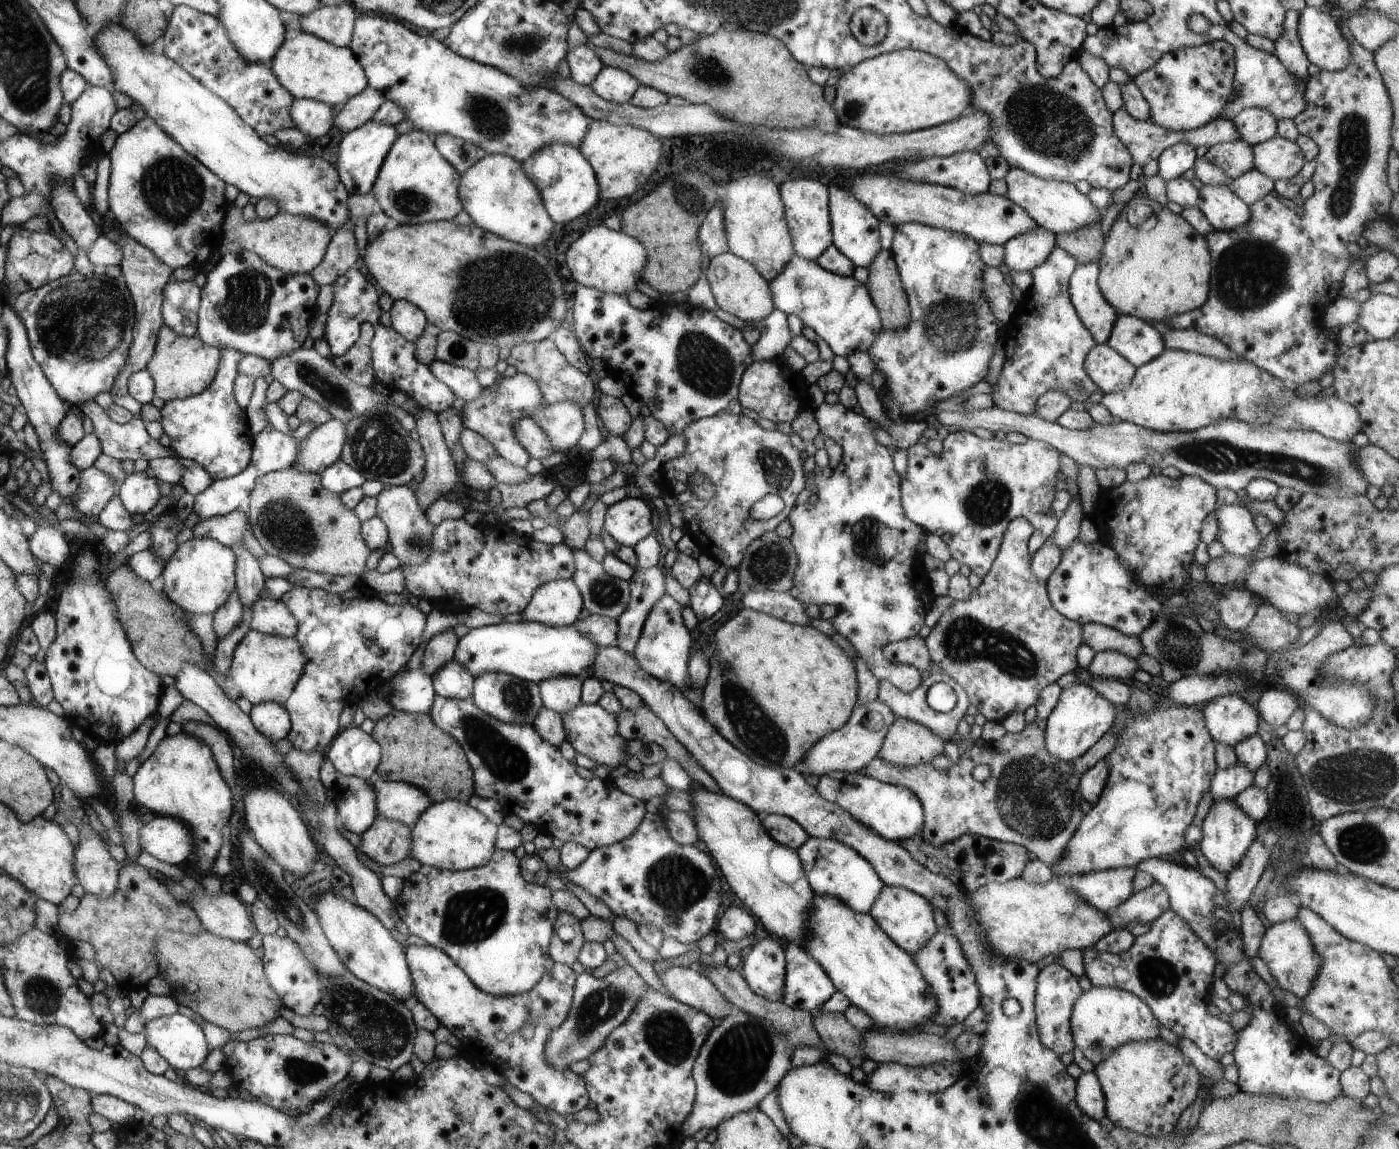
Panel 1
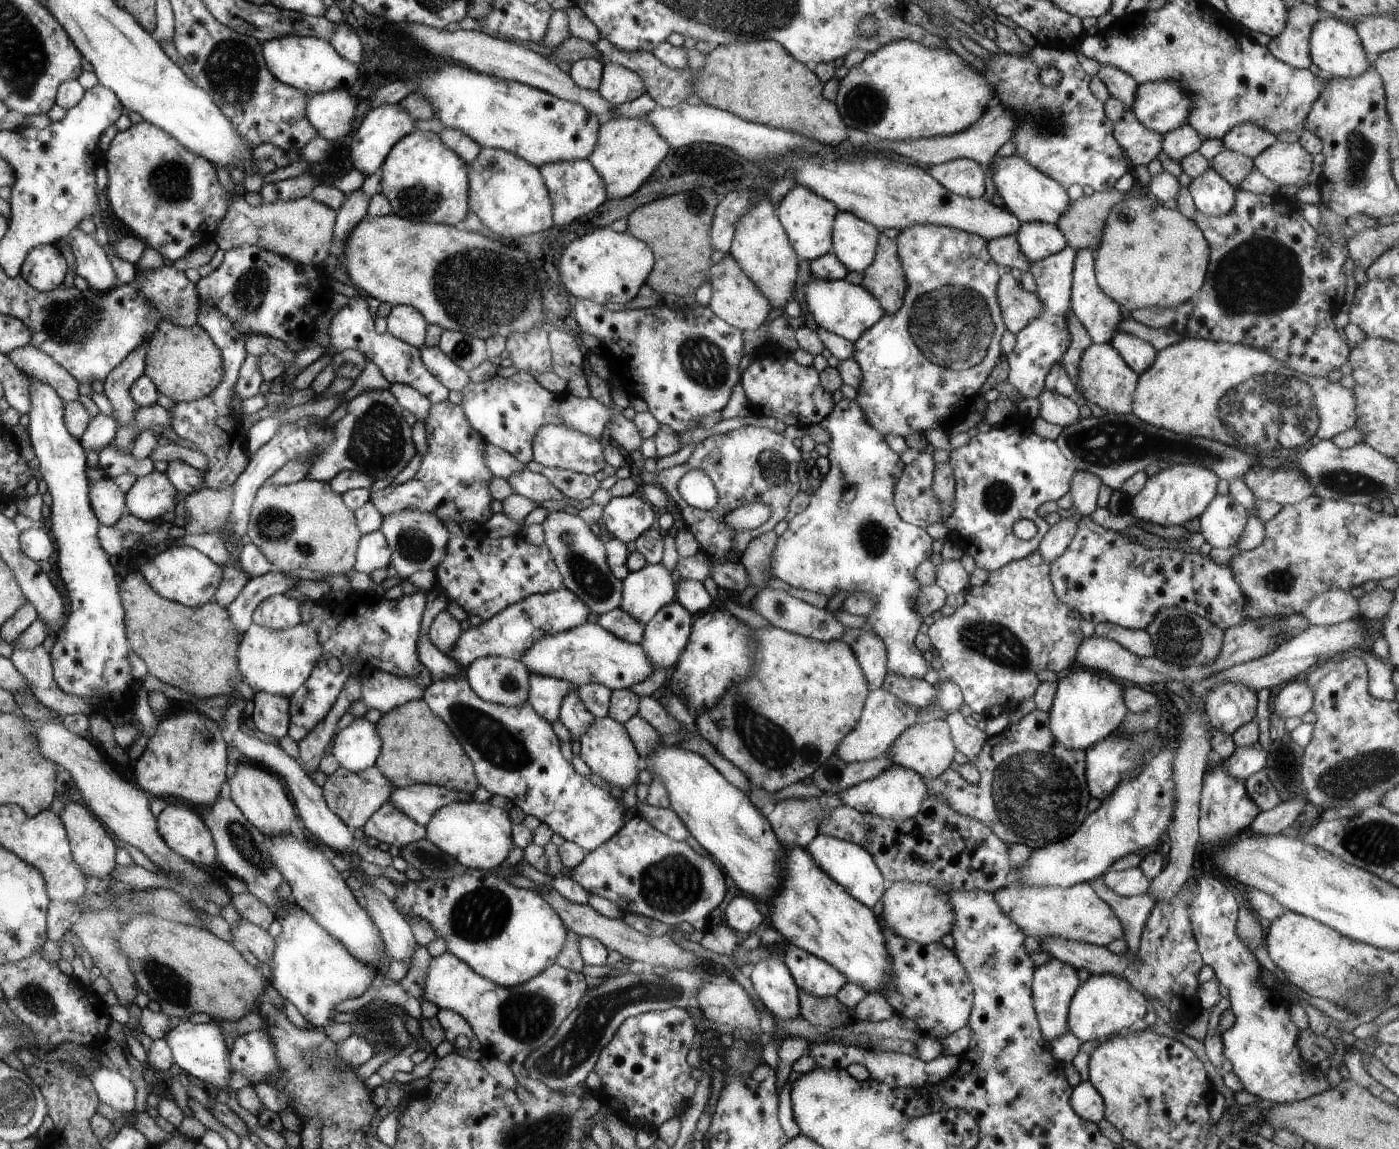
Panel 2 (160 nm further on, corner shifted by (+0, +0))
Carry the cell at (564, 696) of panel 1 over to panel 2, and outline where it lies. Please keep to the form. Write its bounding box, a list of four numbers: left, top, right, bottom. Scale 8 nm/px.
[559,688,597,741]

